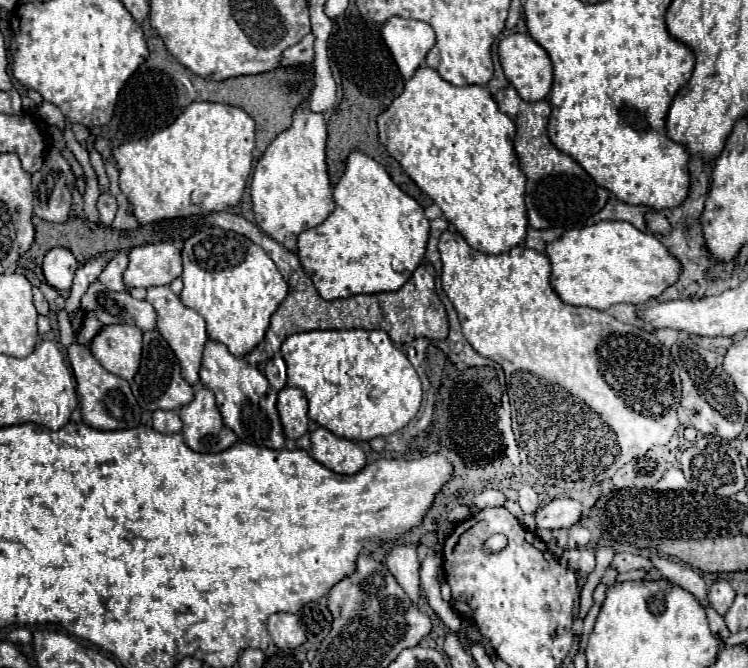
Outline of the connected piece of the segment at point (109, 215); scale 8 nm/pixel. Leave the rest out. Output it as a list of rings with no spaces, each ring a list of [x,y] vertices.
[[[100,192],[96,208],[98,208],[100,222],[106,224],[106,226],[110,226],[112,220],[114,220],[114,214],[116,214],[116,200],[108,192]]]

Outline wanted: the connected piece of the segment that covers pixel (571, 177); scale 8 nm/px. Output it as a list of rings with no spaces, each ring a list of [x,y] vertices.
[[[508,86],[494,94],[498,108],[510,116],[516,124],[514,136],[514,152],[520,160],[520,168],[526,176],[526,214],[532,228],[570,228],[584,226],[590,216],[600,212],[608,202],[608,192],[600,188],[586,170],[574,162],[568,154],[560,152],[546,134],[546,124],[550,118],[550,104],[546,100],[540,102],[524,102],[518,92]]]

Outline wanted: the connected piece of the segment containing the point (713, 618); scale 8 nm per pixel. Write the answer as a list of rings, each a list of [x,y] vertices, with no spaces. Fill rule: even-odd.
[[[710,606],[706,608],[706,614],[708,614],[708,622],[710,622],[710,630],[718,636],[718,638],[722,638],[722,640],[726,640],[728,636],[730,636],[730,630],[726,628],[726,624],[724,624],[724,618],[718,614],[718,612],[714,612]]]

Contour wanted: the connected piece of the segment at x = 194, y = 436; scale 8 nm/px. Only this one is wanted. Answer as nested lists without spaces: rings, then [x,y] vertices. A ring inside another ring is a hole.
[[[208,388],[196,390],[194,400],[182,406],[178,414],[184,422],[184,442],[194,452],[222,452],[238,442],[238,436],[224,426],[214,392]]]

